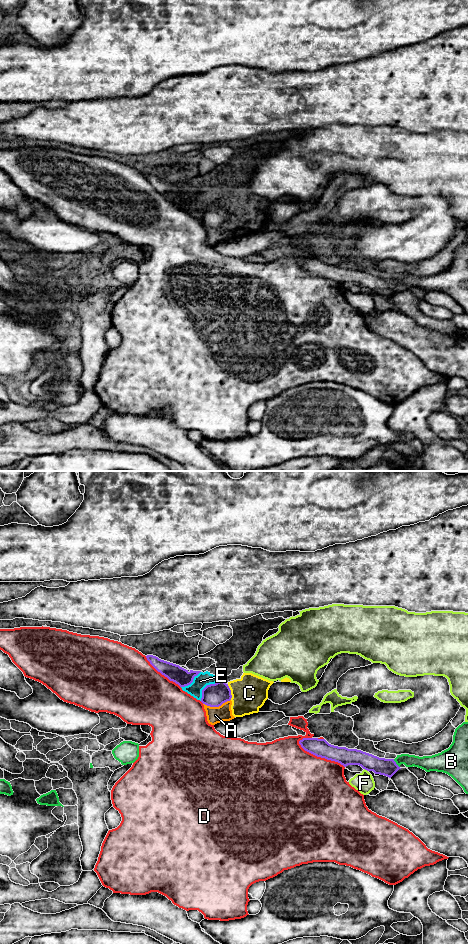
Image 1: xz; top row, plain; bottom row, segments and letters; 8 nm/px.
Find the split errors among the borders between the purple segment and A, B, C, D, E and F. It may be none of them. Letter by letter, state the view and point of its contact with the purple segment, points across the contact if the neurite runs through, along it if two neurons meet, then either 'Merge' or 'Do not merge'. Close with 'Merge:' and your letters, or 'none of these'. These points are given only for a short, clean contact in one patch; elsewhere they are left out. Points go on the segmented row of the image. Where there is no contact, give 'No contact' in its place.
A: Touches purple at xz (216, 706). Boundary: xz (230, 699), (218, 706), (203, 704). Do not merge
B: Touches purple at xz (395, 763). Do not merge
C: Touches purple at xz (230, 692). Boundary: xz (227, 684), (231, 699). Do not merge
D: Touches purple at xz (320, 756). Do not merge
E: Touches purple at xz (205, 687). Boundary: xz (219, 680), (208, 684), (202, 690), (200, 700). Do not merge
F: Touches purple at xz (366, 769). Do not merge
Merge: none of these

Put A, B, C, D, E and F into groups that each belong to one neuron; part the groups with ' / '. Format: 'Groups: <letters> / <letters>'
Groups: A C E / B / D / F

